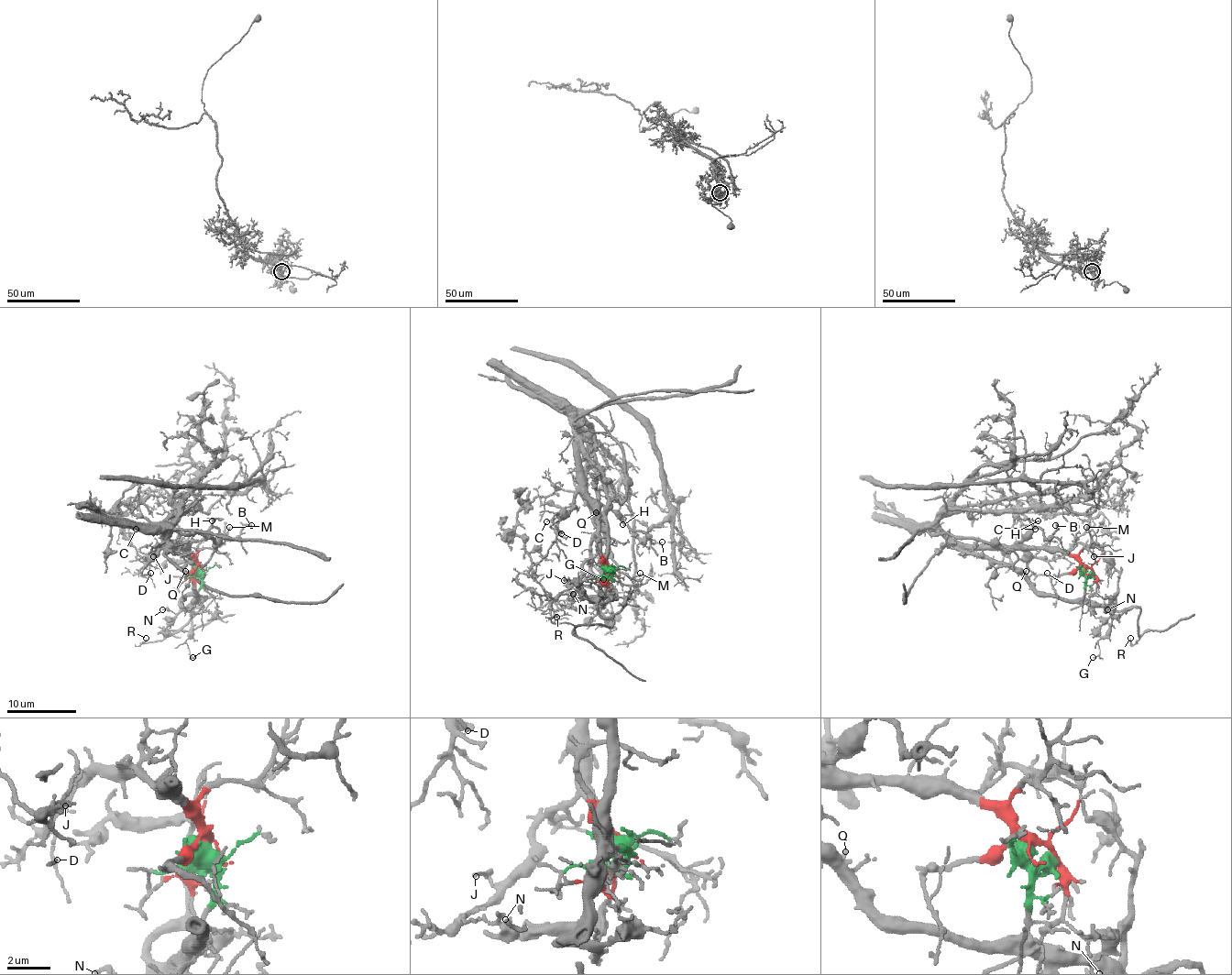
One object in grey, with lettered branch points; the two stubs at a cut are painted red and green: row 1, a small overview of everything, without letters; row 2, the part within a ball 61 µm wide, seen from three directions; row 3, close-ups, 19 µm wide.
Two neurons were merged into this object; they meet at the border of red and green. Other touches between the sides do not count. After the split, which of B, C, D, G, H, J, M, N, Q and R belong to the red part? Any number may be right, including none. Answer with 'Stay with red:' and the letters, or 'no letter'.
Stay with red: B, C, D, H, J, M

